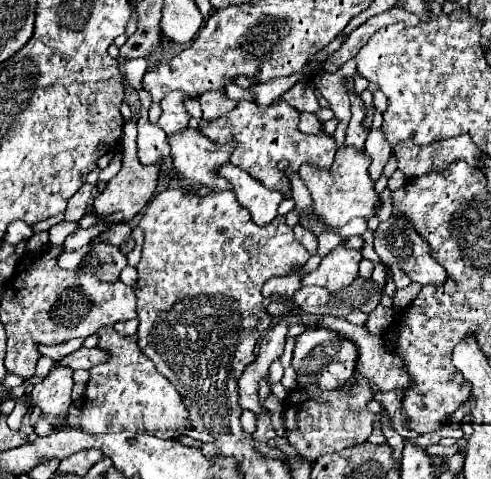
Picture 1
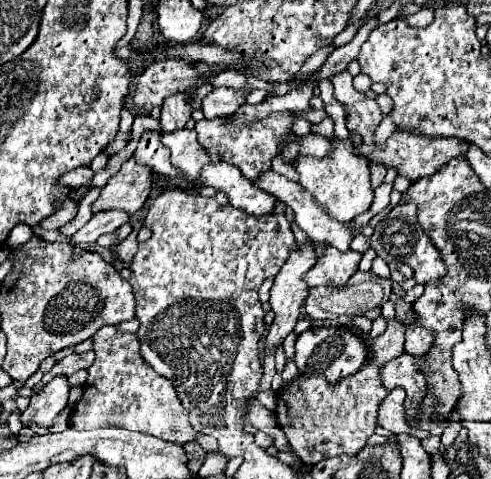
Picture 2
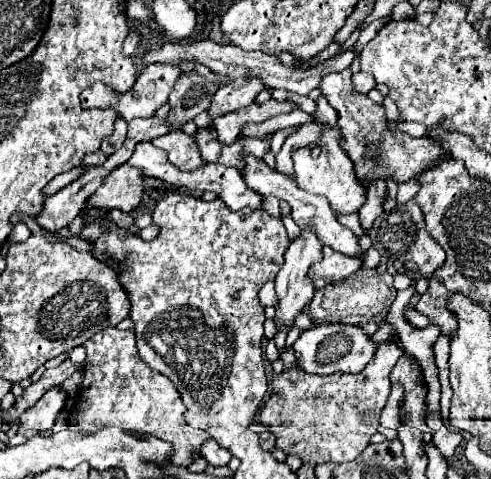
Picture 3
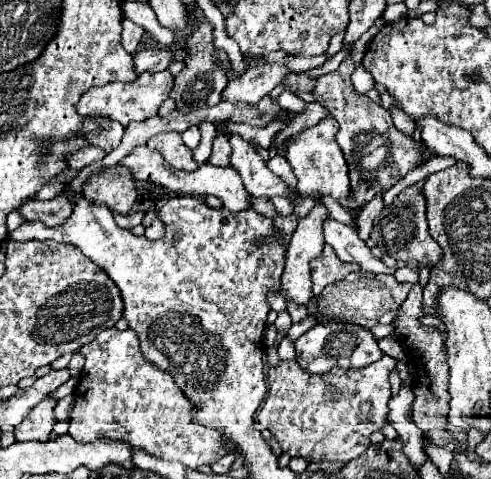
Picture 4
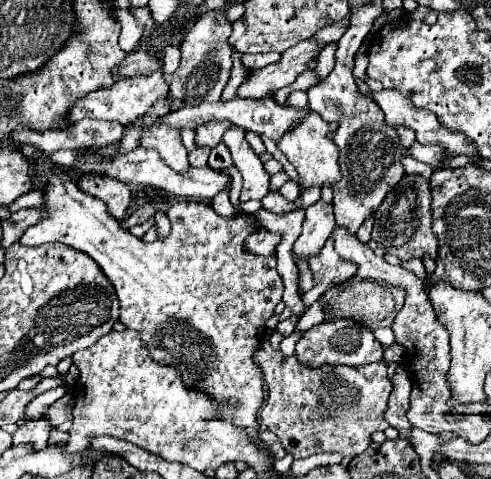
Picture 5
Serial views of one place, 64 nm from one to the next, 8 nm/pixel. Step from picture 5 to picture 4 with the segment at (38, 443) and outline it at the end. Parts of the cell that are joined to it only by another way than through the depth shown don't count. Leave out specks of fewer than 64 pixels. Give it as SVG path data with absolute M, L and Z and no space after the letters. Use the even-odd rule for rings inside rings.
M44 398L40 404L36 404L28 412L24 422L14 428L16 440L18 442L28 442L28 440L44 442L44 440L48 440L54 424L56 424L54 414L52 414L54 406L56 406L56 400L52 400L52 398Z

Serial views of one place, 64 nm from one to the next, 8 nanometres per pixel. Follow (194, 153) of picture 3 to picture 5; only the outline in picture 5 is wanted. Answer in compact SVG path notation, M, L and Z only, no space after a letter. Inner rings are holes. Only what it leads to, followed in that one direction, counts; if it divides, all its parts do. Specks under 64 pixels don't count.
M154 124L150 126L142 136L140 136L140 146L144 148L154 148L158 150L160 158L172 168L172 170L184 170L190 166L188 162L188 152L182 146L180 140L180 130L178 128L168 128L164 124Z

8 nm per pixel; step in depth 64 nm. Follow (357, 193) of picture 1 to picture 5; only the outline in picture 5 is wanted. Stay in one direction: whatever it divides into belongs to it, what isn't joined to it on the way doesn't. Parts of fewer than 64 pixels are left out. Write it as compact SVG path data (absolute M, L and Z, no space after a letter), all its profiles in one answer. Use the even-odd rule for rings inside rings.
M308 112L294 128L290 128L280 140L278 140L278 148L286 154L286 158L294 164L294 168L298 170L302 182L306 188L310 186L324 186L324 184L334 184L340 180L340 170L338 170L338 148L332 140L332 122L322 120L320 114L316 112Z

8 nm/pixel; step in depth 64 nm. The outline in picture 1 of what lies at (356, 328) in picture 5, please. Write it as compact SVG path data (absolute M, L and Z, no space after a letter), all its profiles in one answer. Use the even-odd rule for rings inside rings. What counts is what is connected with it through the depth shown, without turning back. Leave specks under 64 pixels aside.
M308 328L296 338L292 366L298 374L298 386L306 388L308 384L318 384L322 390L336 390L342 388L354 376L358 362L358 348L348 338L340 336L328 328Z

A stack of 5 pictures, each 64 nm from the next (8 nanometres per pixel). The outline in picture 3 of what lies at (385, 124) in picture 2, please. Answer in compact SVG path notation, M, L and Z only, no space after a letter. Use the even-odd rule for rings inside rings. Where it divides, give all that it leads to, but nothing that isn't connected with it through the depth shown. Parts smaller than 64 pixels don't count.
M390 122L390 126L392 126L392 128L399 129L402 132L406 132L415 138L424 135L425 132L423 132L423 129L427 129L423 124L415 122L402 122L402 123Z

